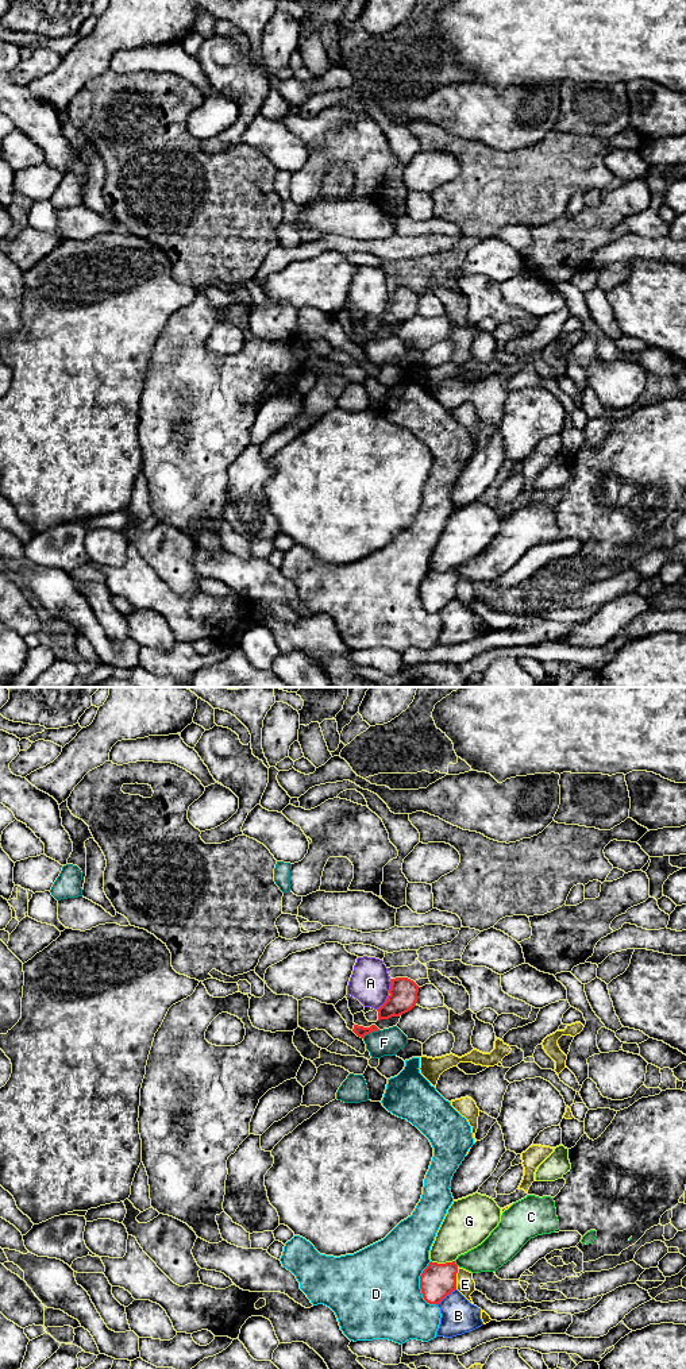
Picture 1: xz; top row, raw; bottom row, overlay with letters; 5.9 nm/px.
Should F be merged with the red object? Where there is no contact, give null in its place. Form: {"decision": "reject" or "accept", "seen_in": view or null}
{"decision": "reject", "seen_in": "xz"}

